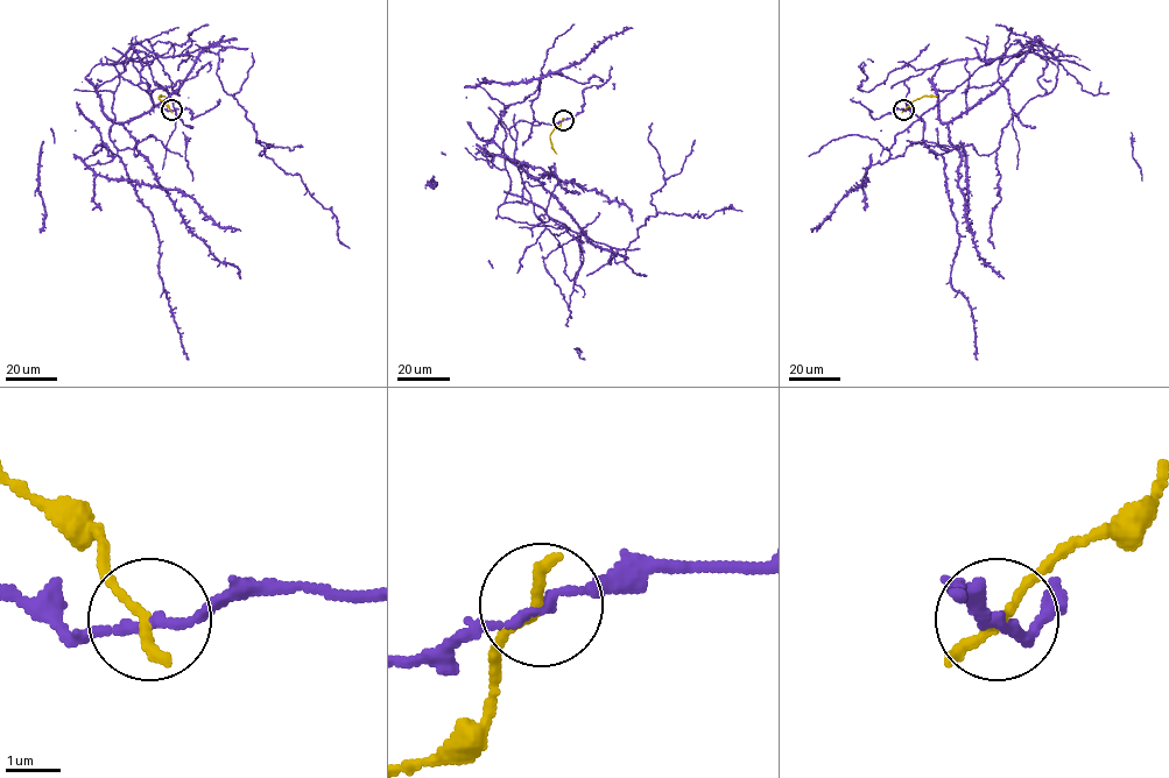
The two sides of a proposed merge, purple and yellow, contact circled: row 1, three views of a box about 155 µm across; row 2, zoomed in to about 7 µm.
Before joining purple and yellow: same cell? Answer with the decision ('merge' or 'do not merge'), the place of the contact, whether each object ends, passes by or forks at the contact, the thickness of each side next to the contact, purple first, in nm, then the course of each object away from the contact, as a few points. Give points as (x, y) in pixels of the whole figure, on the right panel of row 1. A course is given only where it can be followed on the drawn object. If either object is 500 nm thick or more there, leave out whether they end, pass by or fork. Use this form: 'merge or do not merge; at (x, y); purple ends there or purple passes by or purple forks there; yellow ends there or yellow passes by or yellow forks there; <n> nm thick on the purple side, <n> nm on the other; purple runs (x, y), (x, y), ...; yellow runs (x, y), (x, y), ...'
do not merge; at (903, 110); purple passes by; yellow ends there; 160 nm thick on the purple side, 240 nm on the other; purple runs (903, 111), (909, 77), (1011, 44), (889, 149), (943, 158), (977, 359); yellow runs (903, 111), (923, 96), (937, 96)

